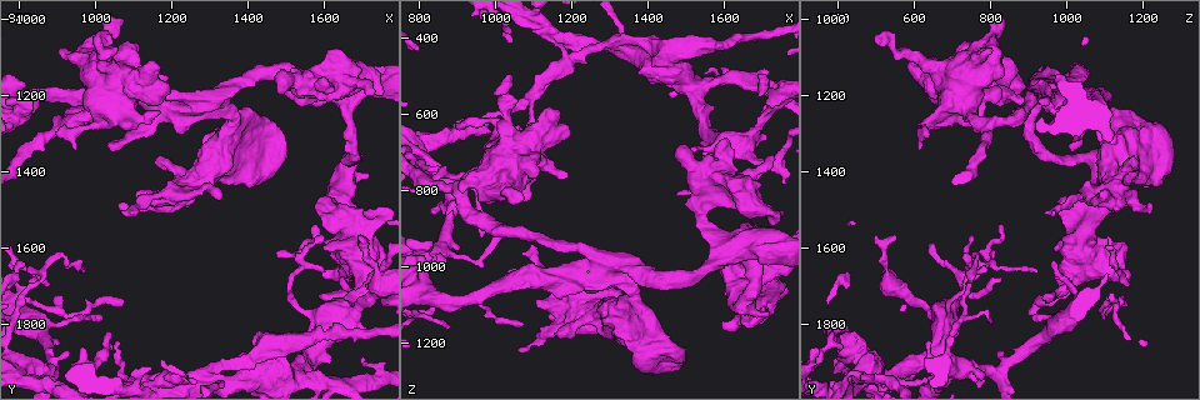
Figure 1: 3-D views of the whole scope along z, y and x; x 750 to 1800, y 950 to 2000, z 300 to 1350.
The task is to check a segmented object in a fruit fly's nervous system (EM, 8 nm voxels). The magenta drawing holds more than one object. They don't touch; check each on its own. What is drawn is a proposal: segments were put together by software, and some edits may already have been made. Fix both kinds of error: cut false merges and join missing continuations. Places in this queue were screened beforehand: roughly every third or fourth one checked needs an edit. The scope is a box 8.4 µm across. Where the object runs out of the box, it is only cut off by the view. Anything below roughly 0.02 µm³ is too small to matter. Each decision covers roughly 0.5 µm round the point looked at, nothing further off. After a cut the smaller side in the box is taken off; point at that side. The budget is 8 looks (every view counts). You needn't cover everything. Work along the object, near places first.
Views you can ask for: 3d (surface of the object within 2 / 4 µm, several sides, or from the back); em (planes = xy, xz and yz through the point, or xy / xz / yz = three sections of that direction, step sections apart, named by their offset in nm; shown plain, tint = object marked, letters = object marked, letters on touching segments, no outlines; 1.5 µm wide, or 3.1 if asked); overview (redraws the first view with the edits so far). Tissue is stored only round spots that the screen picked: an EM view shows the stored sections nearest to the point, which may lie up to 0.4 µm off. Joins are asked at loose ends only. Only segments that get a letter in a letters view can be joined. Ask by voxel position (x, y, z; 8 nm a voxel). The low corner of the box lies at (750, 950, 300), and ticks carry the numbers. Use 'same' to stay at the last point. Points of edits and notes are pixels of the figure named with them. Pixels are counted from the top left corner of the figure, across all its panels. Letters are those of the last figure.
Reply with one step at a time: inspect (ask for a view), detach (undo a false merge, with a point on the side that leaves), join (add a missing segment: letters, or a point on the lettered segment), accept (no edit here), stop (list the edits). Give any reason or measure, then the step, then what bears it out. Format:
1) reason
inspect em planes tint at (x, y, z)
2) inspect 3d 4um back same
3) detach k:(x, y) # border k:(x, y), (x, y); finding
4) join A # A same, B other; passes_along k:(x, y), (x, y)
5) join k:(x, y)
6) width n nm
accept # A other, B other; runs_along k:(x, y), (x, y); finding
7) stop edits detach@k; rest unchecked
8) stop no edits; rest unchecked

an open end
inspect em planes tint at (1195, 1155, 765)

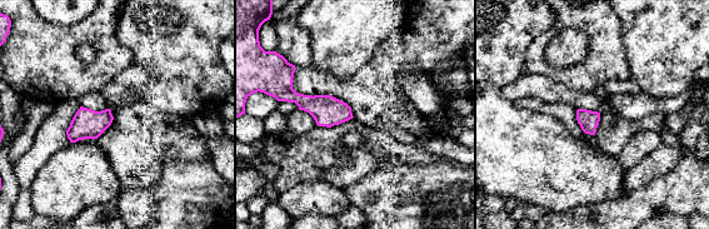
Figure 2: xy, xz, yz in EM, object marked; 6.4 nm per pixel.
what lies round it
inspect em planes letters same

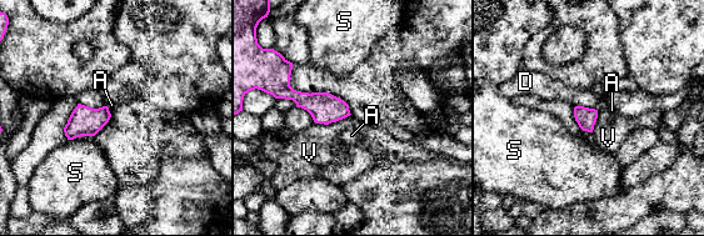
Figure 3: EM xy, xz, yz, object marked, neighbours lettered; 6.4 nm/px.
accept # A other, D other, S other, V other; border 3:(350, 114), (328, 124), (314, 122); no lettered segment goes on from it

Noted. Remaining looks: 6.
four or more arms meet
inspect 3d 4um at (1280, 1210, 990)

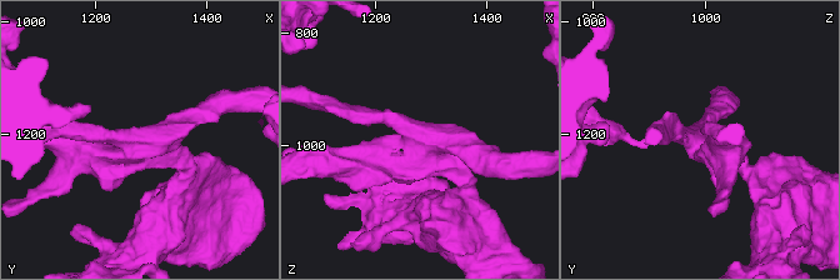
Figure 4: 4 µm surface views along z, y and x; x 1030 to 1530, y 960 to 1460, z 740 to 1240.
now the EM
inspect em planes letters at (1270, 1215, 990)

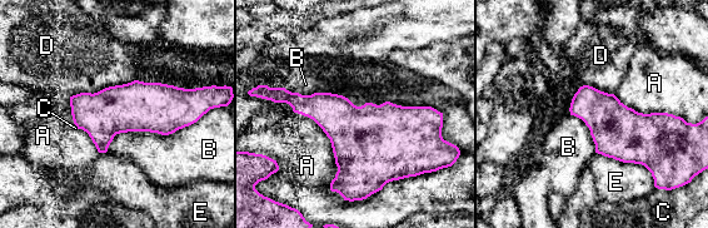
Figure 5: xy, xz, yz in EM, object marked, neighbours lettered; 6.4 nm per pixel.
arms 4
accept # A other, B other, C other, D other, E other; border 5:(294, 112), (438, 170); continuous, no second cell

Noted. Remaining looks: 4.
free end
inspect 3d 4um at (975, 1660, 920)

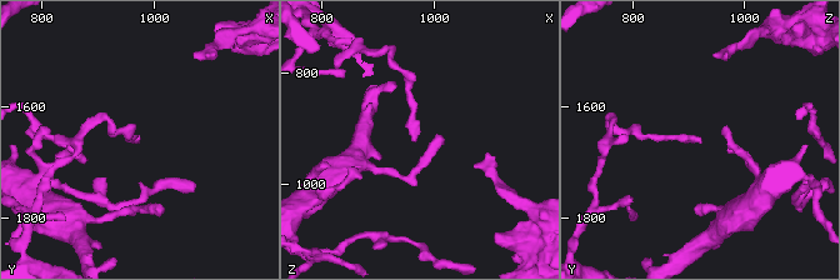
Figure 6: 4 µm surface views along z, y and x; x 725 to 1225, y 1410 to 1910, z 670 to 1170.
now the EM
inspect em planes letters at (970, 1665, 915)

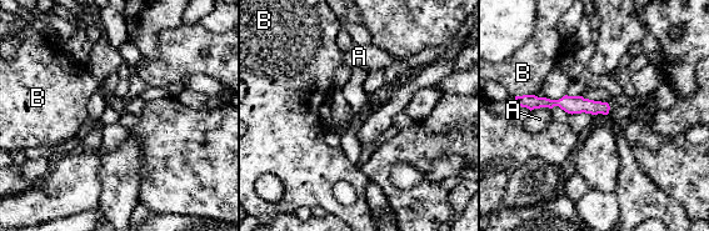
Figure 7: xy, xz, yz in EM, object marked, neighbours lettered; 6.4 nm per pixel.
accept # A other, B other; border 7:(550, 108), (534, 108), (530, 111); none of them fits

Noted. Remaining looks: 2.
stop no edits; rest unchecked

